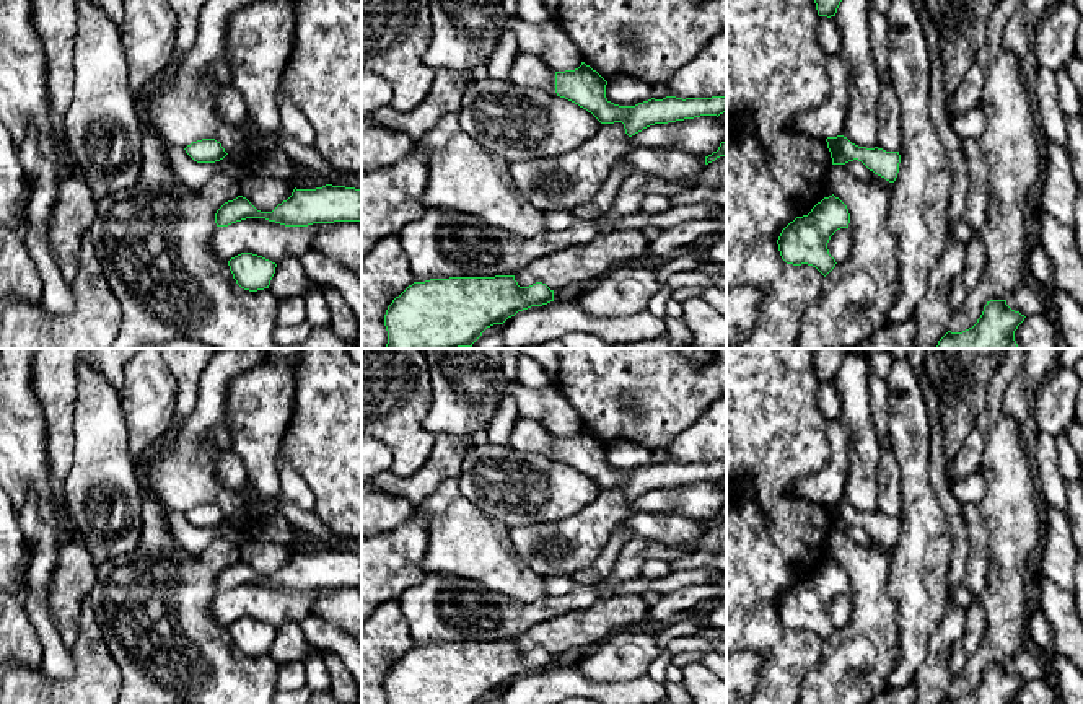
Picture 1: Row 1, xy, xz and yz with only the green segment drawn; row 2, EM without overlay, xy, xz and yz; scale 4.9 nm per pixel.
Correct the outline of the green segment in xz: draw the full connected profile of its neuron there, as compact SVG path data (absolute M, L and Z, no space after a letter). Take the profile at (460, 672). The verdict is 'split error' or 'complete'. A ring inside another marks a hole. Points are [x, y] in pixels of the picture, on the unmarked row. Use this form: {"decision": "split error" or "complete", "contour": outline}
{"decision": "complete", "contour": "M515 640L430 644L414 647L392 665L384 680L384 691L388 704L479 704L487 693L503 689L518 676L550 667L554 667L554 655L546 649L520 652Z"}

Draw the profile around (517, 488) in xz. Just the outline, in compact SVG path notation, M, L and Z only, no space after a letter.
M490 442L464 453L458 481L467 500L508 528L565 520L603 491L565 463Z

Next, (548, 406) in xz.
M510 381L508 388L516 401L518 416L537 420L554 437L575 435L581 430L581 419L557 385L529 389Z

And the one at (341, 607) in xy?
M362 587L319 588L313 613L362 642Z

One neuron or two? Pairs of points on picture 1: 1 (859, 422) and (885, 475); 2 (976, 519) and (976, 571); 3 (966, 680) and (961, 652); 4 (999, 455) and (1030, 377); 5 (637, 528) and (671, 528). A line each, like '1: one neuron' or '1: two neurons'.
1: two neurons
2: one neuron
3: two neurons
4: two neurons
5: one neuron

